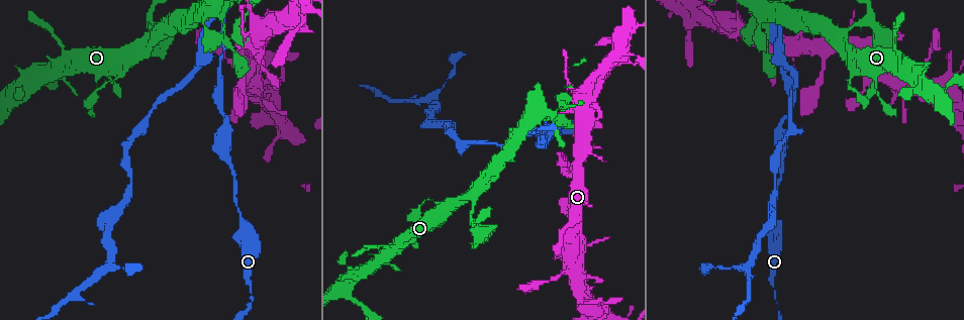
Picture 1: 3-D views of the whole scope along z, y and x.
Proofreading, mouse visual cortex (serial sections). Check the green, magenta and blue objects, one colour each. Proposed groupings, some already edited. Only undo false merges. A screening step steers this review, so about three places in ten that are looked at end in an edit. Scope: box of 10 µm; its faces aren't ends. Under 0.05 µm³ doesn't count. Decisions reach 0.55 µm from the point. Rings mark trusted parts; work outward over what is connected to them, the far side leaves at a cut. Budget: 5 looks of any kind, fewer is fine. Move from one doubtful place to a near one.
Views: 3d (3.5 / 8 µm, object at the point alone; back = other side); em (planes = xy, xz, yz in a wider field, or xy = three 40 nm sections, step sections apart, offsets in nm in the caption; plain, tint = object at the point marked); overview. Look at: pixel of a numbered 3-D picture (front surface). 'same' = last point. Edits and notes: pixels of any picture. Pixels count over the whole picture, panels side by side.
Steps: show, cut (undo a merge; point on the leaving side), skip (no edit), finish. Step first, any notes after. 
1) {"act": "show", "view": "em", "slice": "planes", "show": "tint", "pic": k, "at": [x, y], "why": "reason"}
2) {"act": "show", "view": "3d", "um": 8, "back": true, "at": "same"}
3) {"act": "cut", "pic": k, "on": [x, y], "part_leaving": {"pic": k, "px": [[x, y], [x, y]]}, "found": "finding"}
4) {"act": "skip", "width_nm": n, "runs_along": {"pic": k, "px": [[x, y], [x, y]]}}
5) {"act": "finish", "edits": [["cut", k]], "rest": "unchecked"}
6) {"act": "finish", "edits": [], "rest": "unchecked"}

{"act": "show", "view": "em", "slice": "xy", "step": 2, "show": "tint", "pic": 1, "at": [571, 265], "why": "four or more arms meet"}

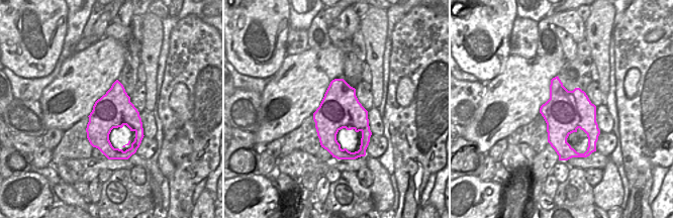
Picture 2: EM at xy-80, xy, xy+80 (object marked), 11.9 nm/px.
{"act": "show", "view": "3d", "um": 3.5, "at": "same"}

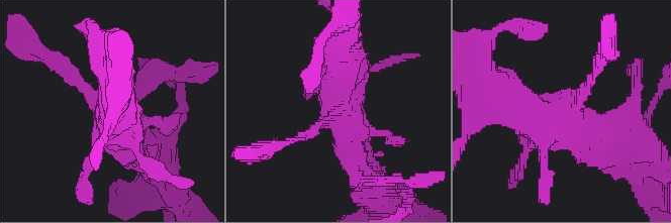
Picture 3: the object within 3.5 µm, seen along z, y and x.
{"act": "skip", "runs_along": {"pic": 3, "px": [[502, 100], [625, 128]]}, "found": "continuous, no second cell"}

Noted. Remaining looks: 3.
{"act": "show", "view": "3d", "um": 3.5, "back": true, "pic": 1, "at": [460, 201], "why": "two arms at a narrow angle"}

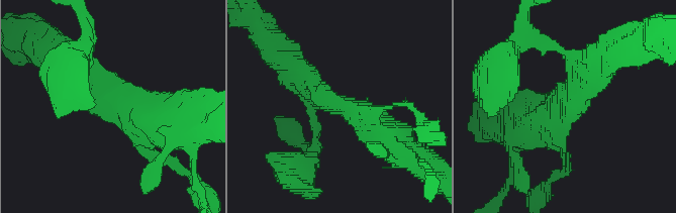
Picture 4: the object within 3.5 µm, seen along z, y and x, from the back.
{"act": "show", "view": "em", "slice": "planes", "show": "tint", "pic": 4, "at": [110, 103], "arms": 3, "arm_widths_nm": [250, 300, 450]}

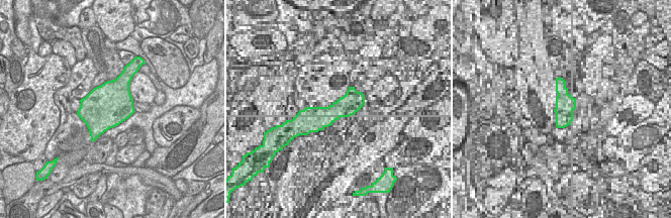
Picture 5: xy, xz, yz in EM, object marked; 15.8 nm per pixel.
{"act": "skip", "runs_along": {"pic": 4, "px": [[393, 139], [327, 101], [297, 70]]}, "found": "all the same cell"}

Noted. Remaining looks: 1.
{"act": "finish", "edits": [], "rest": "unchecked"}

